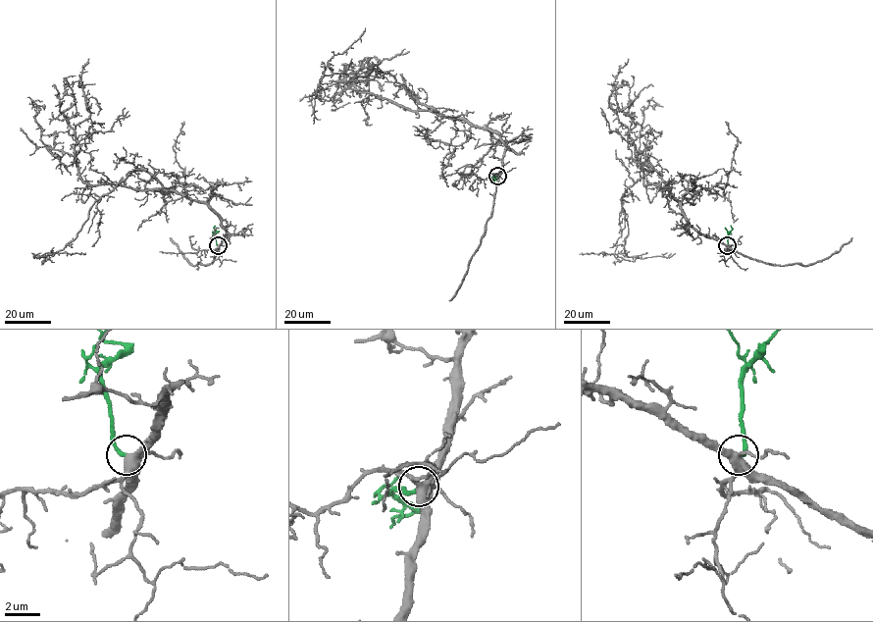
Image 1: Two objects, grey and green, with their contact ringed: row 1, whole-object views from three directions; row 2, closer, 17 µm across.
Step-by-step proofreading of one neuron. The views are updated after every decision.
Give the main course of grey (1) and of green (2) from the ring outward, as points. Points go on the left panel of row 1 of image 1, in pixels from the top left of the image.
1: (218, 245), (226, 229), (205, 203), (165, 189), (83, 181), (75, 129), (90, 114), (80, 77), (89, 58)
2: (218, 245), (215, 226)

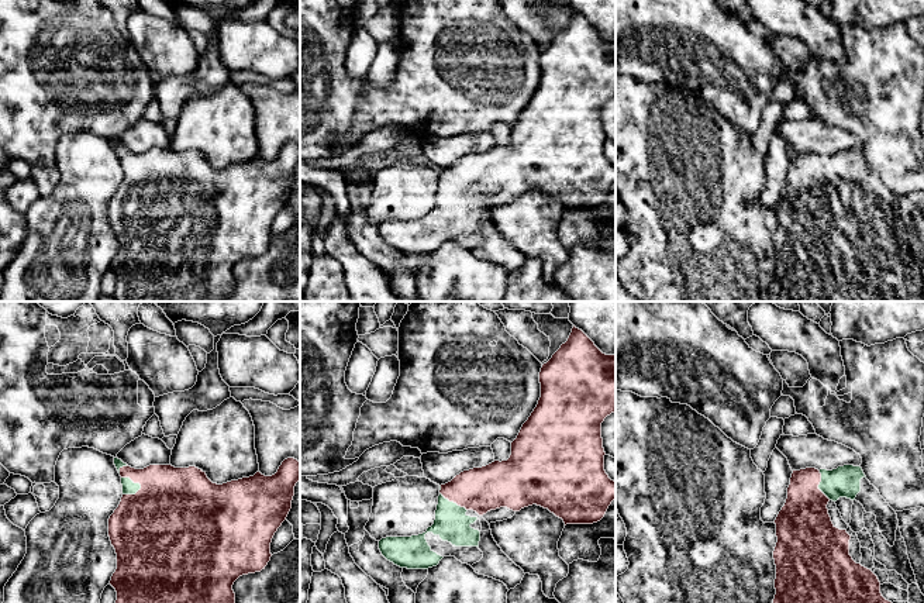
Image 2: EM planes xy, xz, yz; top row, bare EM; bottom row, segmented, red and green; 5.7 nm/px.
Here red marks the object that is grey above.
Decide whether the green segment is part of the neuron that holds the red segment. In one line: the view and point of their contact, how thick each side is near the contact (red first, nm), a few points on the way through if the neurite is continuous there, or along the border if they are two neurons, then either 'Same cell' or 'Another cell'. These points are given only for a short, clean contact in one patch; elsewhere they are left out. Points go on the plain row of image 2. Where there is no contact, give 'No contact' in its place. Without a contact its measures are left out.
Touches red at xy (133, 165). Thickness 380 nm (red) against 80 nm. Path across: xy (166, 193), (133, 165), (128, 171). Same cell

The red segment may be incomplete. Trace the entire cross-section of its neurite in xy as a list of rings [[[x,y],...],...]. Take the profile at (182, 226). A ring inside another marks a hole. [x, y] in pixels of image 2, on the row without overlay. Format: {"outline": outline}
{"outline": [[[114,142],[114,149],[121,161],[123,169],[121,186],[108,203],[108,221],[117,238],[117,254],[110,265],[110,269],[117,276],[113,296],[116,302],[225,302],[235,290],[234,266],[242,259],[261,256],[270,245],[272,223],[292,193],[294,170],[300,165],[300,147],[294,142],[287,142],[272,161],[256,156],[254,161],[223,169],[213,168],[206,156],[196,151],[175,152],[172,149],[149,149],[144,154],[135,154],[118,142]]]}

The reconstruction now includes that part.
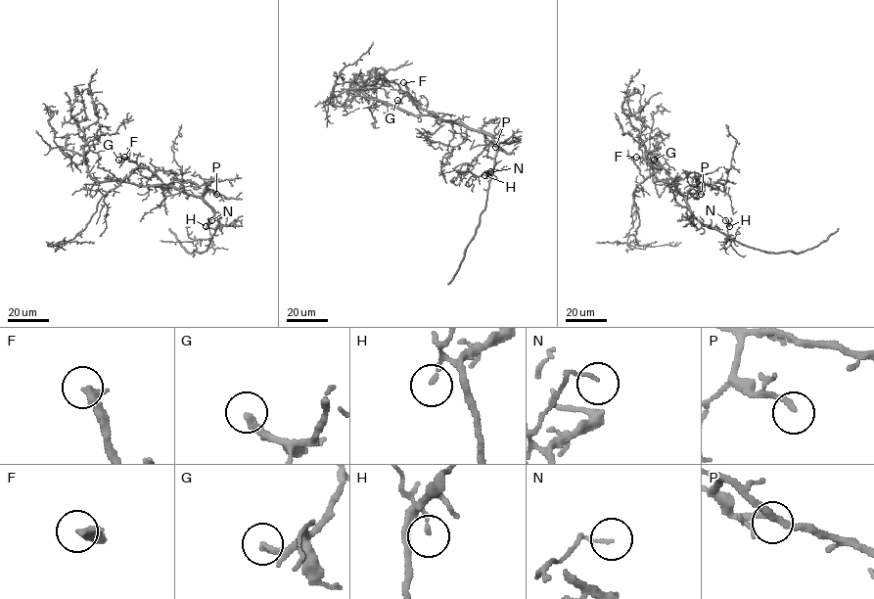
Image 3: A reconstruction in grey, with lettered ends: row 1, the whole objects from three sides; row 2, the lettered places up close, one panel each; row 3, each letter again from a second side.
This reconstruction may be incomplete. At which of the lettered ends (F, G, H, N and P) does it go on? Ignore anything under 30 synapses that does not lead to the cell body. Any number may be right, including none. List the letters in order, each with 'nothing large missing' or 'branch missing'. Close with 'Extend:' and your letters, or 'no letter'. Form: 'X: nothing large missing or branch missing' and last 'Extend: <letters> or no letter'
F: branch missing
G: branch missing
H: nothing large missing
N: nothing large missing
P: branch missing
Extend: F, G, P

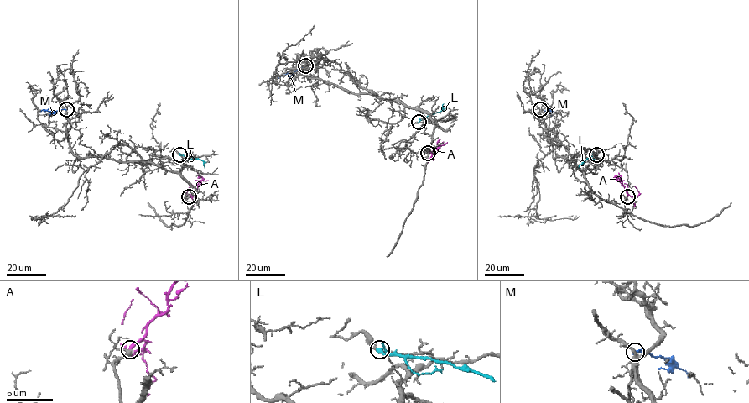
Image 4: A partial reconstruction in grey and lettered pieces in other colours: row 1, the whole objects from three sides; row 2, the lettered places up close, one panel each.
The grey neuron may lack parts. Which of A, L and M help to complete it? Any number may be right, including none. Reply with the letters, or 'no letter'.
A

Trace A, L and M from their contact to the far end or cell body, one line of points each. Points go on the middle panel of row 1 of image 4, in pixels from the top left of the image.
A: (428, 152), (441, 145), (438, 141), (439, 138)
L: (418, 122), (441, 111), (444, 103)
M: (305, 65), (278, 78)

